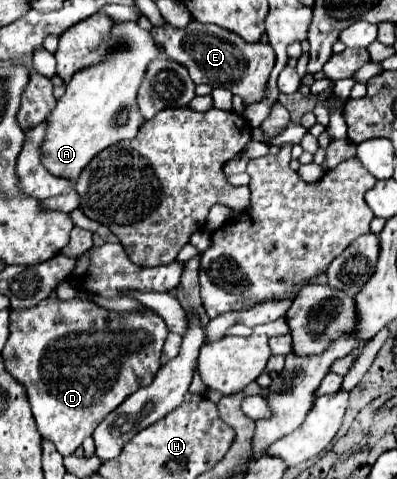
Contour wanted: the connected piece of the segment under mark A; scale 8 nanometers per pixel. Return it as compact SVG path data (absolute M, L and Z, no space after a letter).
M116 23L116 27L112 29L114 37L120 37L124 41L122 47L116 47L114 51L110 51L110 55L106 55L106 61L82 69L78 71L72 81L66 85L64 95L58 99L56 109L50 113L48 121L46 121L46 137L42 141L42 165L54 173L54 177L66 177L70 181L76 181L82 173L82 169L106 147L124 141L124 139L134 139L140 125L144 123L138 105L136 105L136 91L146 75L146 67L152 59L156 59L160 53L156 49L156 45L152 43L152 35L144 29L140 29L136 23Z

